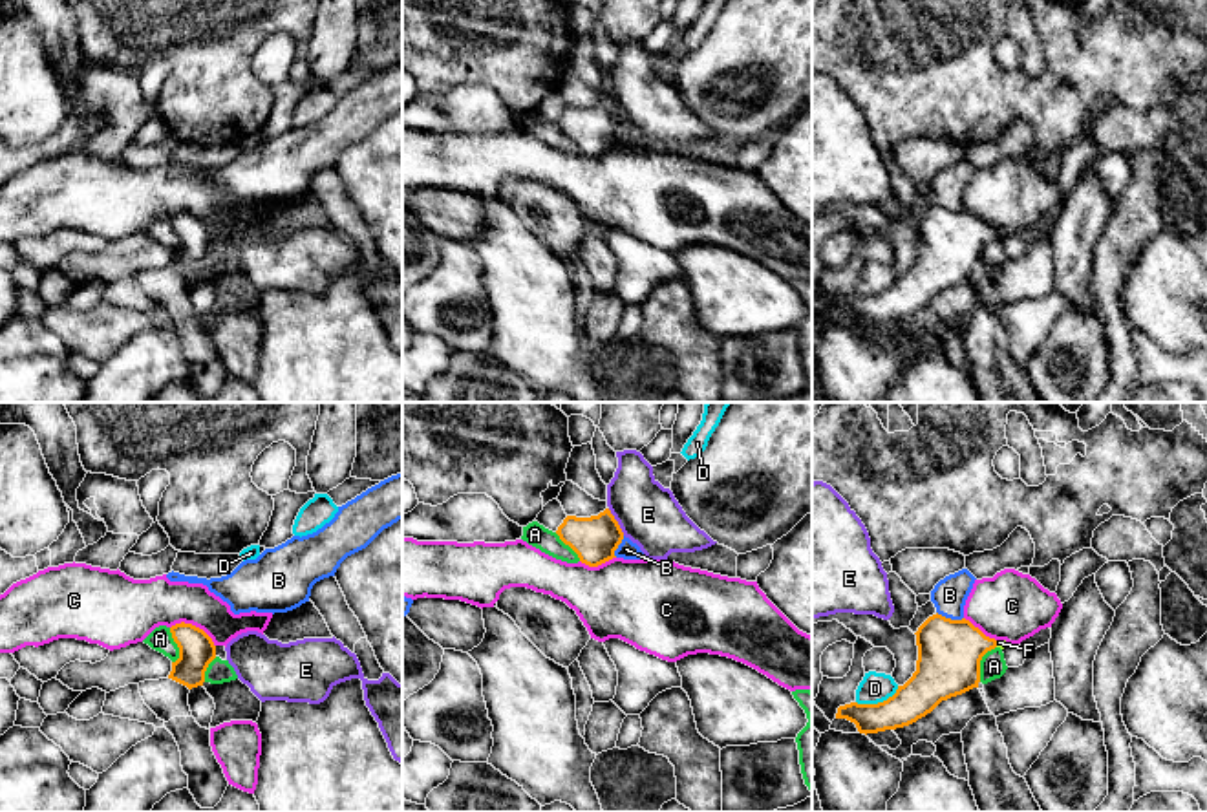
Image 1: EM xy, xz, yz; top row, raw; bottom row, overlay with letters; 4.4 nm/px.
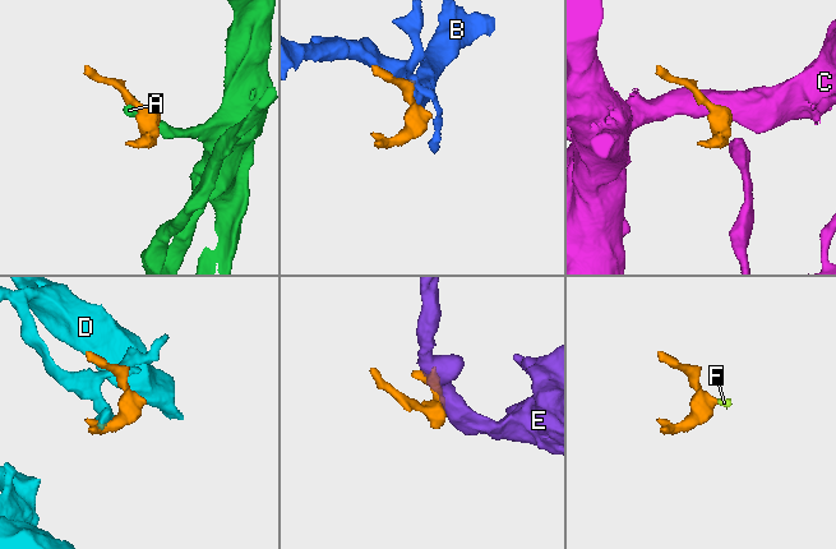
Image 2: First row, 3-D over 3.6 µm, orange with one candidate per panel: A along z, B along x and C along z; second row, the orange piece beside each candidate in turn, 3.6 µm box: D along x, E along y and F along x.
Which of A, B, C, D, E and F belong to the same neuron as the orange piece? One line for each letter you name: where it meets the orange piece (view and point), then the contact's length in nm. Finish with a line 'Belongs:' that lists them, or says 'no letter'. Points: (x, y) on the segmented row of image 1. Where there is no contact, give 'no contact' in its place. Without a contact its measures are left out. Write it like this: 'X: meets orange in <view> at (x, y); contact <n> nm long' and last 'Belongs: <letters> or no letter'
F: meets orange in yz at (995, 644); contact 30 nm long
Belongs: F

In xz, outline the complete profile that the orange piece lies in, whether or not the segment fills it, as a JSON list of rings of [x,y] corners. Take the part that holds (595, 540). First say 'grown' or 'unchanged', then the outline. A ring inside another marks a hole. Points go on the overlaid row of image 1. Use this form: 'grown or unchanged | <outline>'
unchanged | [[[609,508],[591,518],[567,516],[556,534],[589,567],[598,567],[614,556],[624,532]]]

